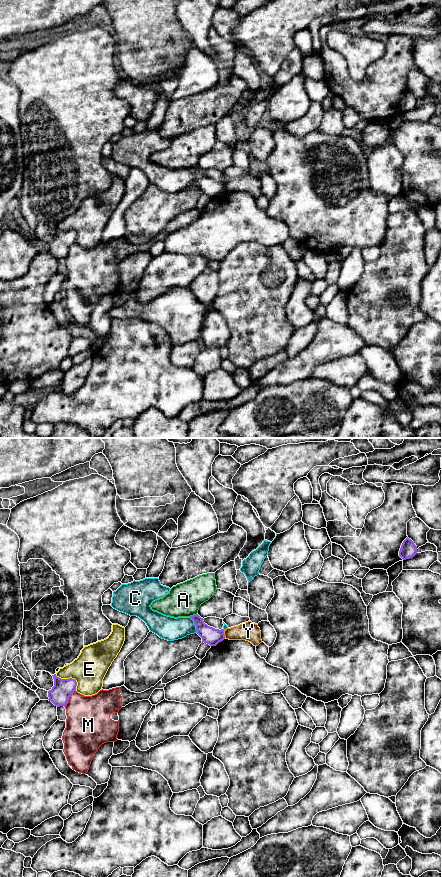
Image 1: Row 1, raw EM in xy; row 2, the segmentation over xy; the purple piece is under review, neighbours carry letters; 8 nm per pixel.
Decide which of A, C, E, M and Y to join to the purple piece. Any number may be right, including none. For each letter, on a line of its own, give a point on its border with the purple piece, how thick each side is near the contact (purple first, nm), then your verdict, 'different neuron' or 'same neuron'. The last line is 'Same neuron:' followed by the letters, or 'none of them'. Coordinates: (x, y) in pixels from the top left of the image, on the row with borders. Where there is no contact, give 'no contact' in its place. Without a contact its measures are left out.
A: contact xy (193, 615); calibres 140 and 280 nm; different neuron
C: contact xy (195, 624); calibres 140 and 190 nm; different neuron
E: contact xy (70, 678); calibres 160 and 280 nm; different neuron
M: contact xy (68, 698); calibres 160 and 360 nm; different neuron
Y: contact xy (223, 634); calibres 140 and 150 nm; different neuron
Same neuron: none of them

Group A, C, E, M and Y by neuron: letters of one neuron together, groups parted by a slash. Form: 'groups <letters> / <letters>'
groups A / C / E / M / Y

